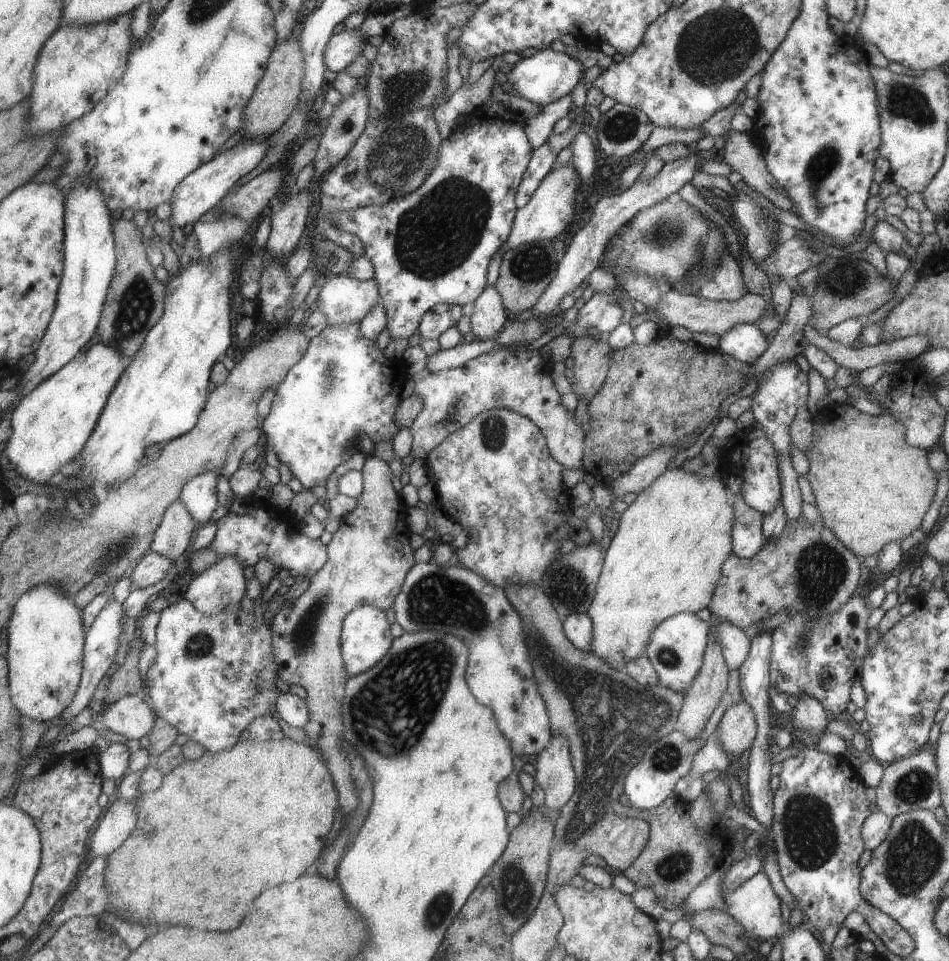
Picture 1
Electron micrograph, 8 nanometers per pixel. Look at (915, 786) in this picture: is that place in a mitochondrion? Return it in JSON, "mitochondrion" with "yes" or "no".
{"mitochondrion":"yes"}

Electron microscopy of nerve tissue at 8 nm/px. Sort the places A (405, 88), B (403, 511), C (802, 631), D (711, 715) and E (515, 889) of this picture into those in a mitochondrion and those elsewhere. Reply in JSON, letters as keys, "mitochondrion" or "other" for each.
{"A":"mitochondrion","B":"other","C":"mitochondrion","D":"other","E":"mitochondrion"}

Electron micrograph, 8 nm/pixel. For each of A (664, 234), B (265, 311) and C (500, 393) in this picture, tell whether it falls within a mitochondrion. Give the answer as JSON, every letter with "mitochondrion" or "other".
{"A":"mitochondrion","B":"other","C":"mitochondrion"}

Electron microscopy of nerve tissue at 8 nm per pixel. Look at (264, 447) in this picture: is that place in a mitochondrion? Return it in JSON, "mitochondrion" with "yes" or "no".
{"mitochondrion":"no"}

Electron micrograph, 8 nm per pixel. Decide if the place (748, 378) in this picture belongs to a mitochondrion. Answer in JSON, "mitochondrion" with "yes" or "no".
{"mitochondrion":"no"}

